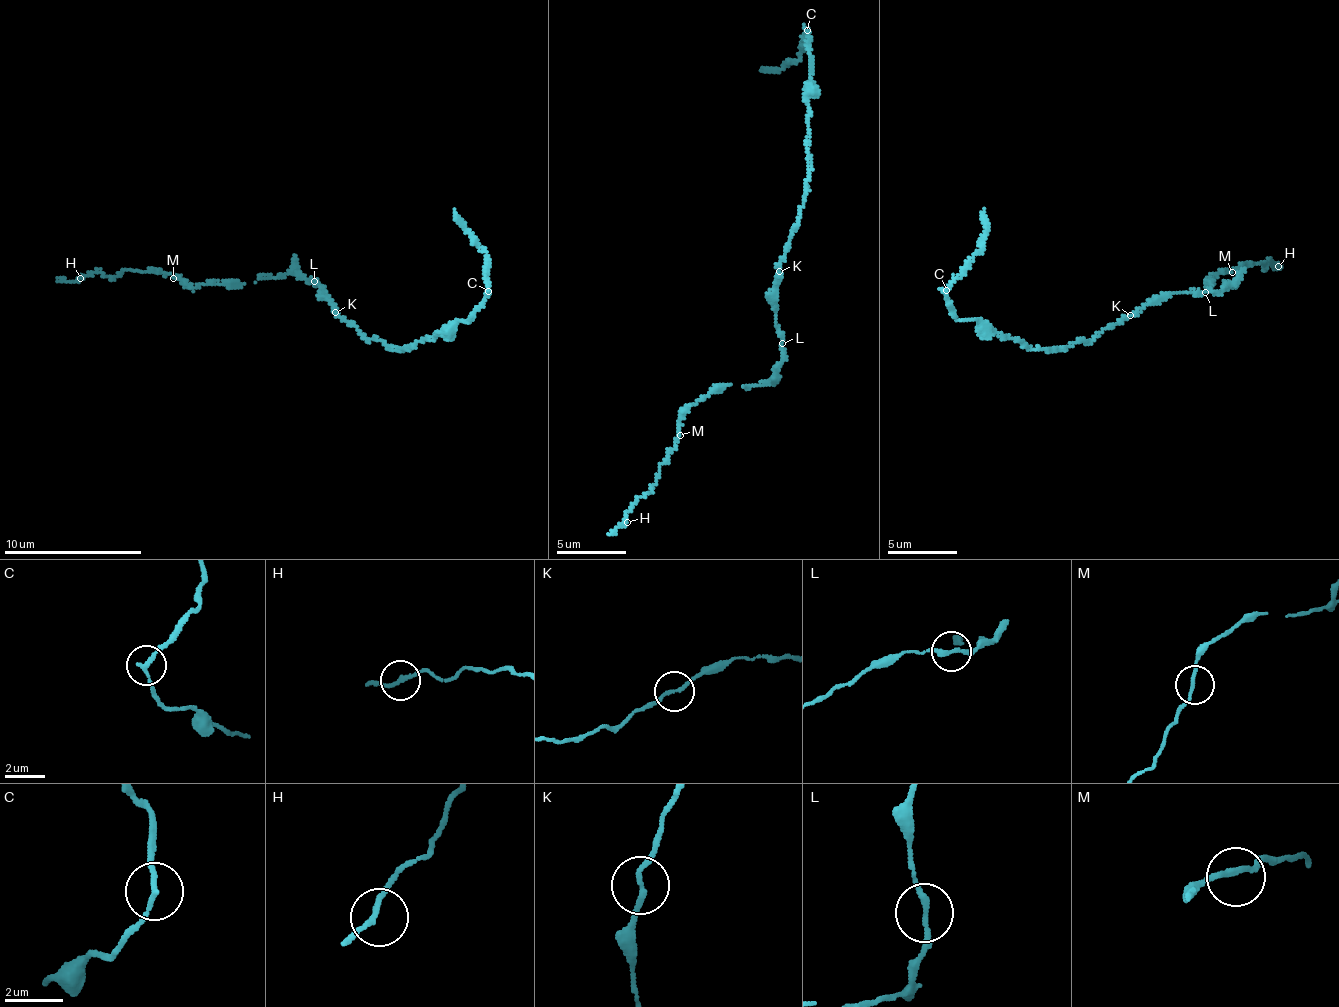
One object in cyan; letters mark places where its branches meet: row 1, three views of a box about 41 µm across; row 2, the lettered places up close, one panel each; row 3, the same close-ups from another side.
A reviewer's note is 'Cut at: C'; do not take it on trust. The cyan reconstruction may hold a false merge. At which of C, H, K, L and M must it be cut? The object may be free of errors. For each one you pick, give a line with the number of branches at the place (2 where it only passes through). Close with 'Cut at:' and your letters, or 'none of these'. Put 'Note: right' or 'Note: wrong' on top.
Note: right
C: Branches: 2
Cut at: C

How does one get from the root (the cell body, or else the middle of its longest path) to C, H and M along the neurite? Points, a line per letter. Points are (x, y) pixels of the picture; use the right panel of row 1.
C: (1133, 315), (1102, 329), (1091, 340), (1028, 350), (1022, 341), (983, 331), (975, 319), (959, 320), (947, 289)
H: (1133, 315), (1174, 293), (1234, 285), (1205, 283), (1219, 270), (1263, 262), (1266, 268), (1269, 261), (1278, 266)
M: (1133, 315), (1146, 304), (1158, 303), (1174, 293), (1223, 291), (1234, 285), (1205, 283), (1219, 273), (1232, 272)

